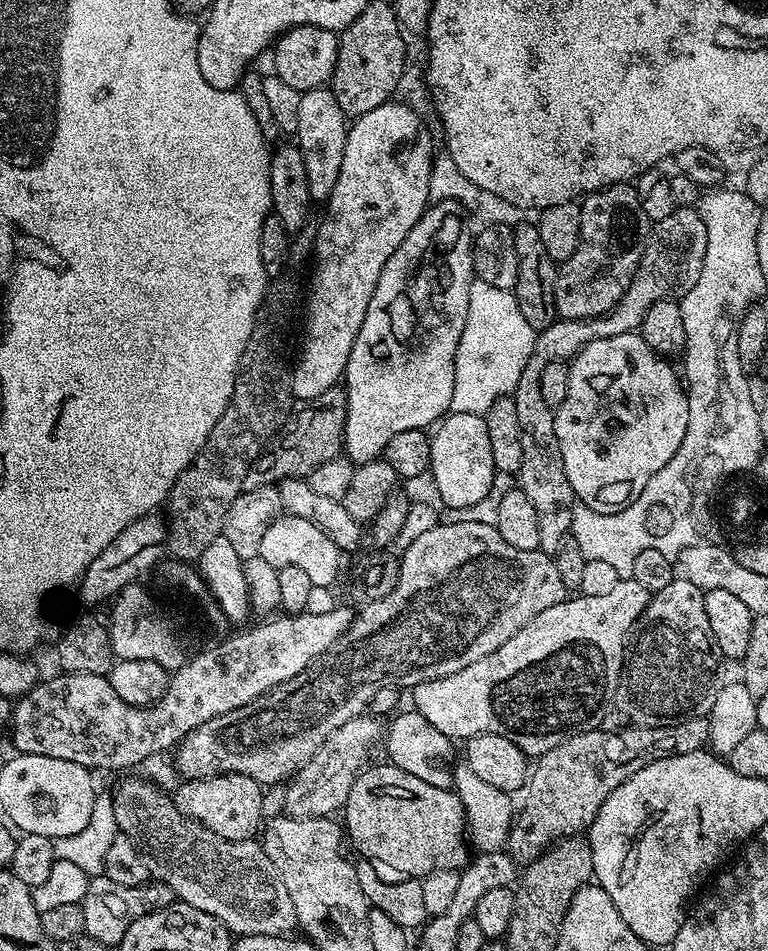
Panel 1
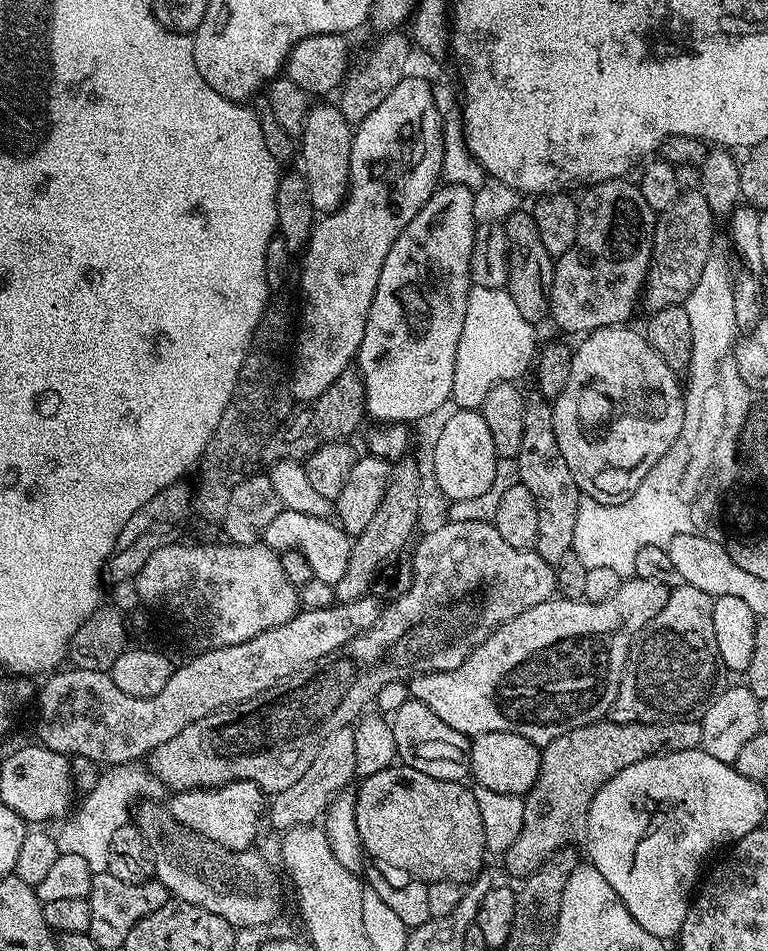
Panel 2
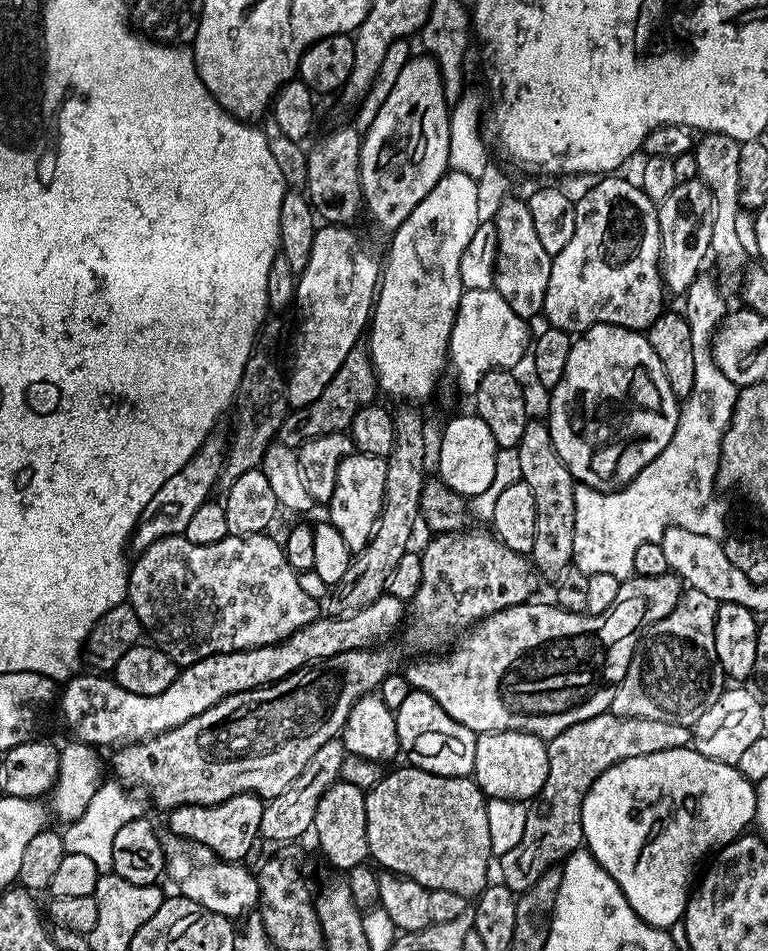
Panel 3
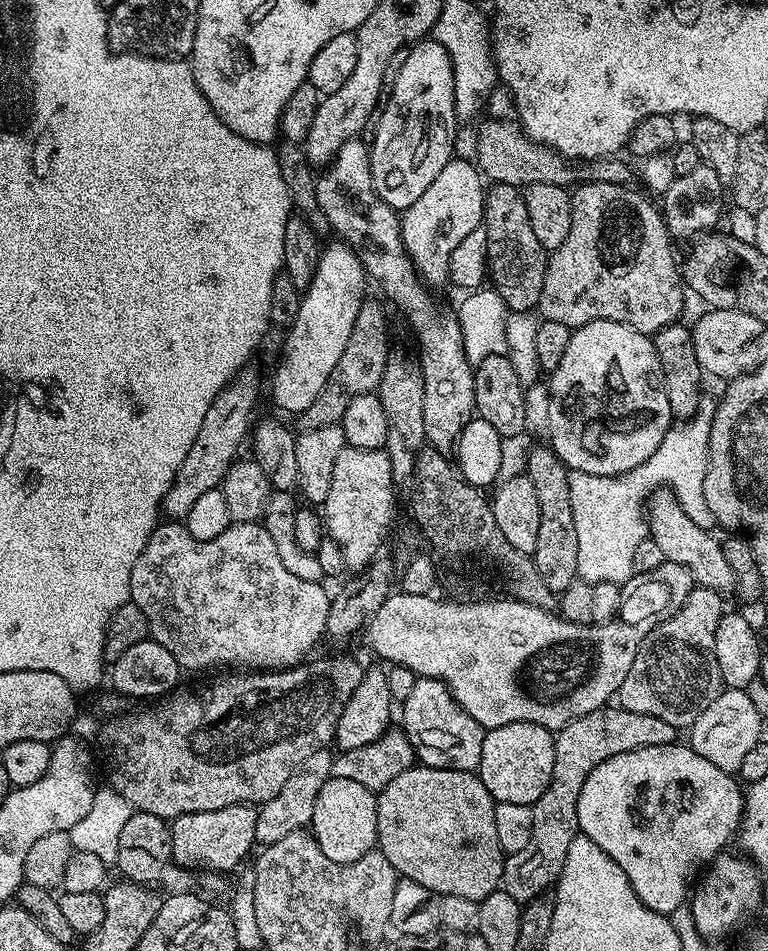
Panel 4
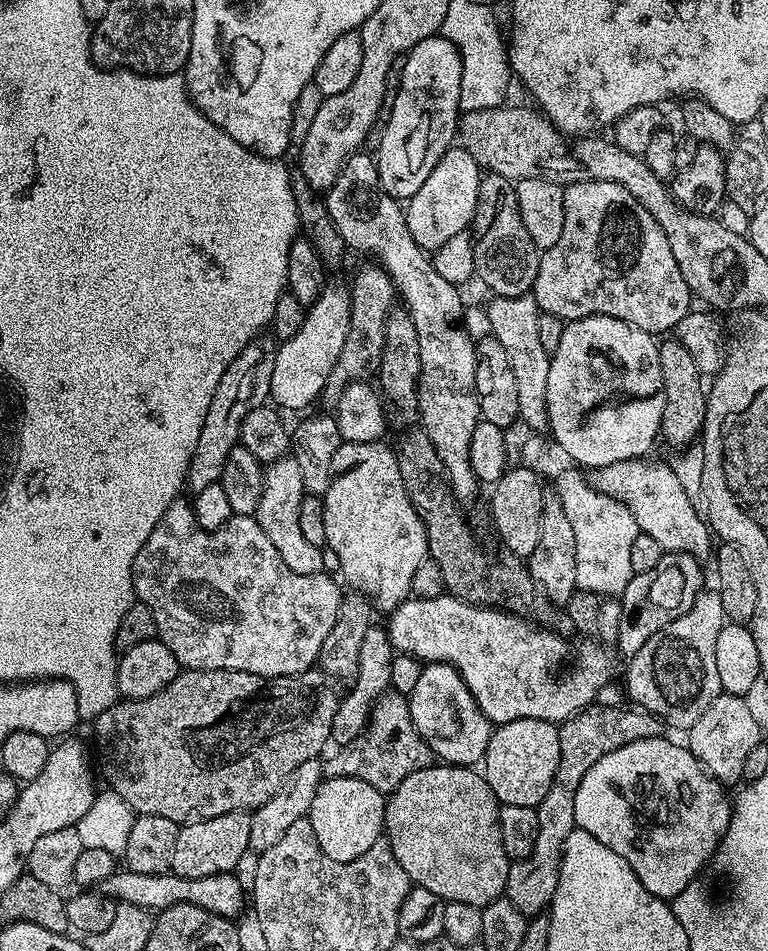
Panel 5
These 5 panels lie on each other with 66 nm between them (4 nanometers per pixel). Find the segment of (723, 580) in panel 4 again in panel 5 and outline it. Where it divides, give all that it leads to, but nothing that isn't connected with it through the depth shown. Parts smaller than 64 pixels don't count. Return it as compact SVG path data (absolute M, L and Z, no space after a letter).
M641 458L626 462L614 462L610 466L597 468L590 476L592 485L602 494L625 504L630 510L630 514L634 514L637 529L643 535L654 538L654 542L658 542L658 546L662 546L665 552L685 552L697 558L704 558L708 551L708 555L713 551L714 544L711 544L711 540L714 540L714 536L701 509L697 505L697 509L692 505L695 504L693 497L688 496L682 482L678 482L678 474L674 474L671 463L651 464L650 461L651 459Z

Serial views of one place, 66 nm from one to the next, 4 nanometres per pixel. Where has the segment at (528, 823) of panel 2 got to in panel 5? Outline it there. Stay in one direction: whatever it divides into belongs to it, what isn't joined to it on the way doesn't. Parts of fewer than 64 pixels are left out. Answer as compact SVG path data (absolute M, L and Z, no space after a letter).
M593 703L581 712L571 716L559 725L560 757L558 770L554 774L554 782L550 782L550 790L546 790L546 798L534 809L536 823L536 845L525 860L509 863L508 877L504 887L504 896L522 914L529 918L541 915L551 905L562 859L562 837L575 825L574 794L578 794L578 786L582 786L582 778L586 778L586 770L598 762L598 758L606 758L614 750L626 746L630 742L638 742L646 738L664 736L666 725L652 712L637 710L635 707L611 708L608 704Z

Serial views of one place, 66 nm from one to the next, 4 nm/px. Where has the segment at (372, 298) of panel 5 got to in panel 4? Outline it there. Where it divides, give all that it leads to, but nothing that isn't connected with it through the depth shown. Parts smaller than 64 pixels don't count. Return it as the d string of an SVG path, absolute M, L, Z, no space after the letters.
M372 298L365 299L362 310L358 310L358 322L354 322L354 330L350 330L346 350L342 350L338 363L334 365L330 378L326 378L326 386L322 386L318 398L314 398L308 409L295 417L296 428L310 431L316 427L339 424L342 414L346 414L346 406L350 406L350 402L354 402L358 394L376 392L379 389L389 355L388 322L384 318L384 308Z

